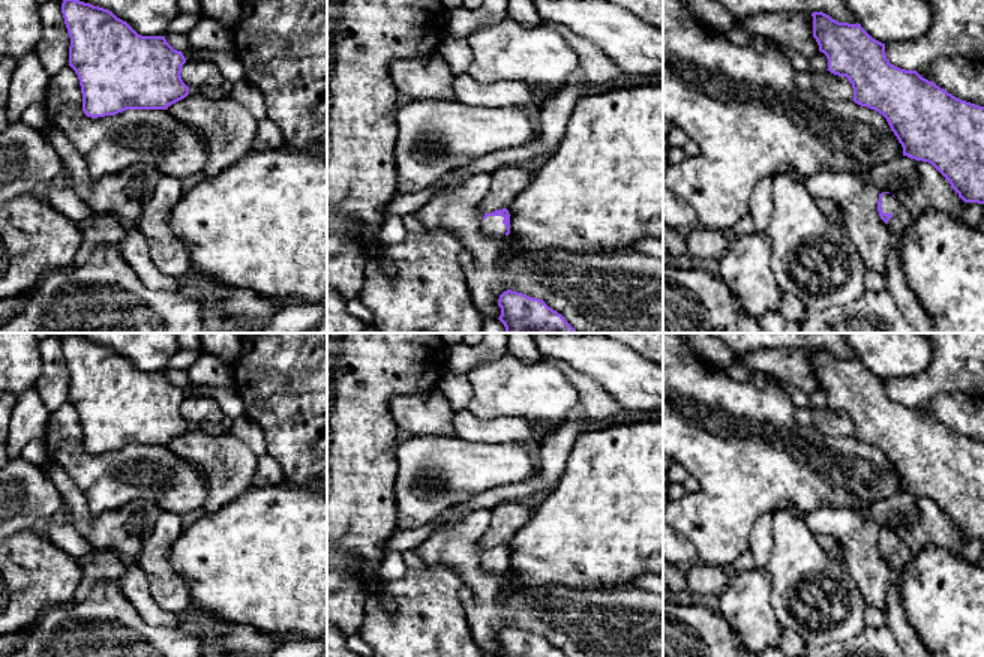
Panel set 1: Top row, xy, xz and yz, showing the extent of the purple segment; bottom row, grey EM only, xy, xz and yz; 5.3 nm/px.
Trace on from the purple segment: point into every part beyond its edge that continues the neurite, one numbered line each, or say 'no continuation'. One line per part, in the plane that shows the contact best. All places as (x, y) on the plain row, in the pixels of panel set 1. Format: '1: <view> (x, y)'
1: yz (896, 620)

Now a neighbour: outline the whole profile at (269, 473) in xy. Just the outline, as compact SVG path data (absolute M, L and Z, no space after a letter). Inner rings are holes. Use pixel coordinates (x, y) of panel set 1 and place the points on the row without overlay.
M270 456L258 458L258 466L254 476L254 486L286 486L291 488L280 465Z

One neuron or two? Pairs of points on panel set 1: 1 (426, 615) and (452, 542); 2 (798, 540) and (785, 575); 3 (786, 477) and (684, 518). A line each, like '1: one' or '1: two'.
1: two
2: one
3: one

